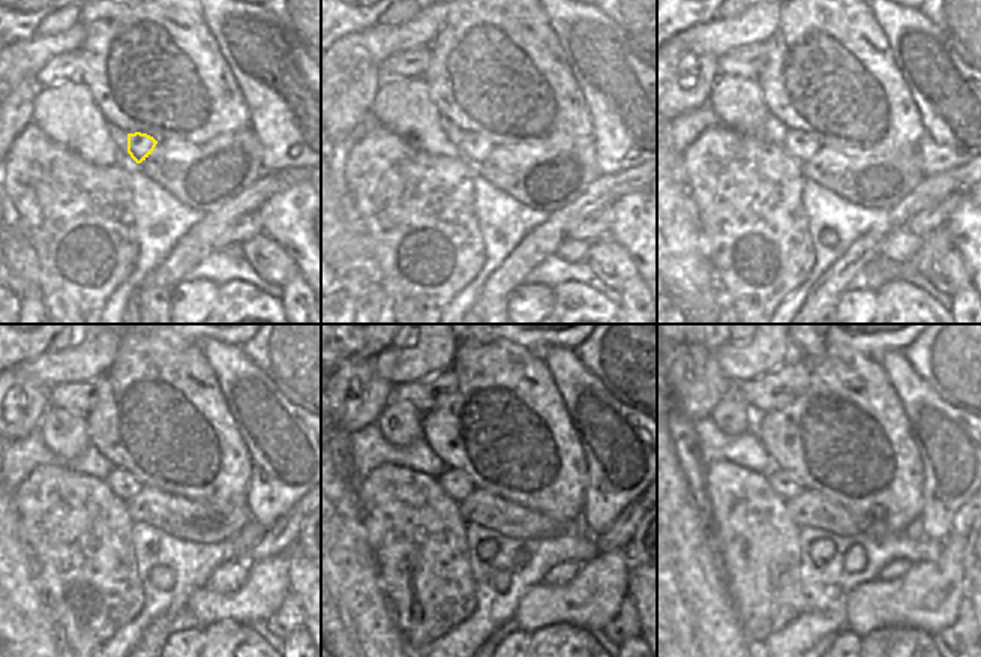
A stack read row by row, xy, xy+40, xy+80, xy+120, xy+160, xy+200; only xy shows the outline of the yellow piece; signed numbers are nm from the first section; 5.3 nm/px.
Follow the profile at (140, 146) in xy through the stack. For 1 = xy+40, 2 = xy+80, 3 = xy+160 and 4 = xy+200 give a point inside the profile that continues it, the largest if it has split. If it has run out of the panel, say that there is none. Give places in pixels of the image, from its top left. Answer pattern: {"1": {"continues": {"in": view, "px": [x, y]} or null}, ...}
{"1": {"continues": {"in": "xy+40", "px": [473, 147]}}, "2": {"continues": {"in": "xy+80", "px": [800, 146]}}, "3": {"continues": {"in": "xy+160", "px": [456, 483]}}, "4": {"continues": {"in": "xy+200", "px": [782, 482]}}}

